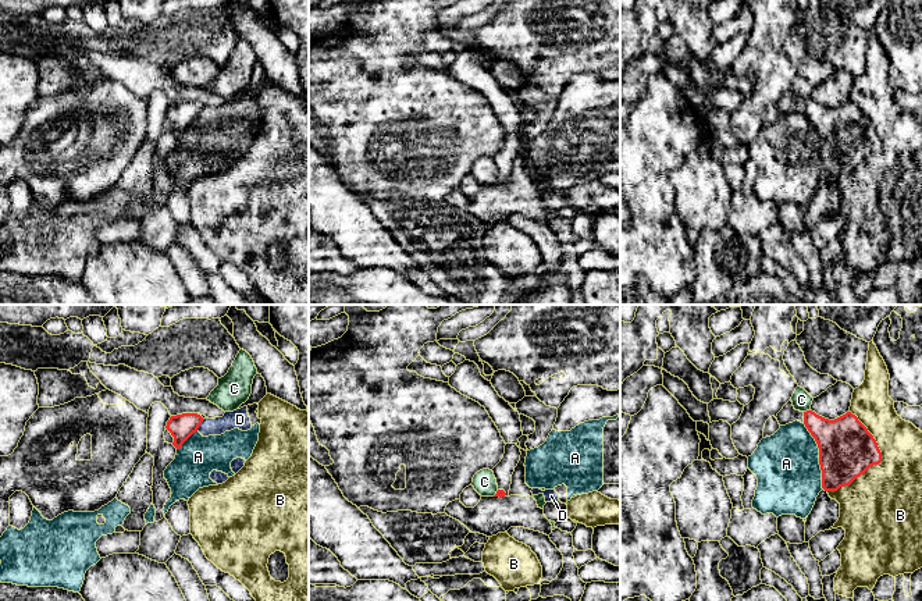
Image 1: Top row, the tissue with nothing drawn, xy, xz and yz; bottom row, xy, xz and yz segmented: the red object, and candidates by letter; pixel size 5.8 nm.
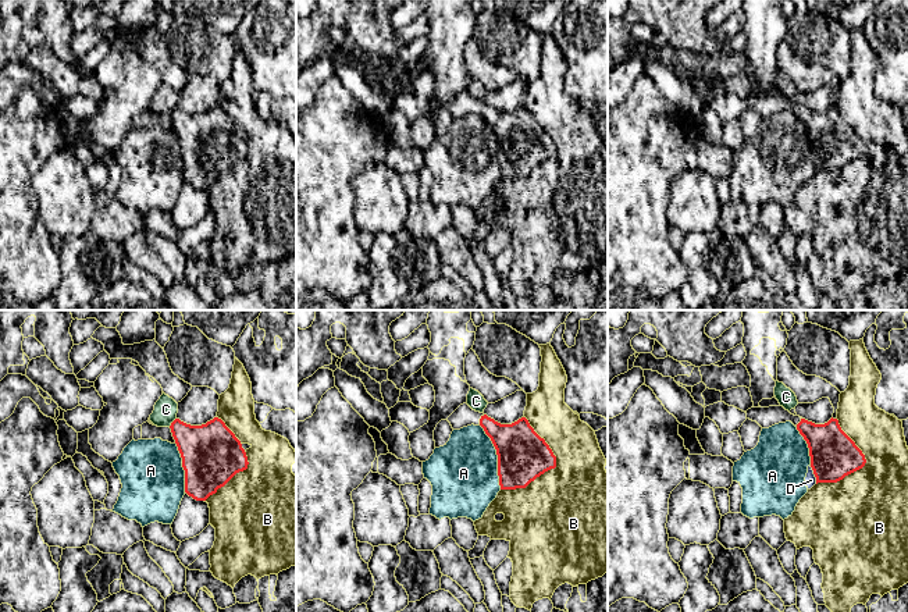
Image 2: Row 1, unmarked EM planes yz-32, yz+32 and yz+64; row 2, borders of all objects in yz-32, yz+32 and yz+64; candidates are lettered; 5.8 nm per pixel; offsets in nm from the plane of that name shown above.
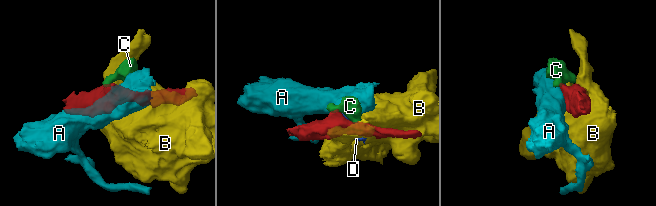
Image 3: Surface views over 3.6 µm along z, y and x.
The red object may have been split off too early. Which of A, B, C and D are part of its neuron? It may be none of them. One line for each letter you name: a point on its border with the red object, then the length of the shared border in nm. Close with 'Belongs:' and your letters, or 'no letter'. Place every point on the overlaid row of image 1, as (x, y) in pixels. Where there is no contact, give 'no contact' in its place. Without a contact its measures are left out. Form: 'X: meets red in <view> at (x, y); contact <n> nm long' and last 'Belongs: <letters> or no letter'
Belongs: no letter

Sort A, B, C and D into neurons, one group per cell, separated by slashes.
A D / B / C

